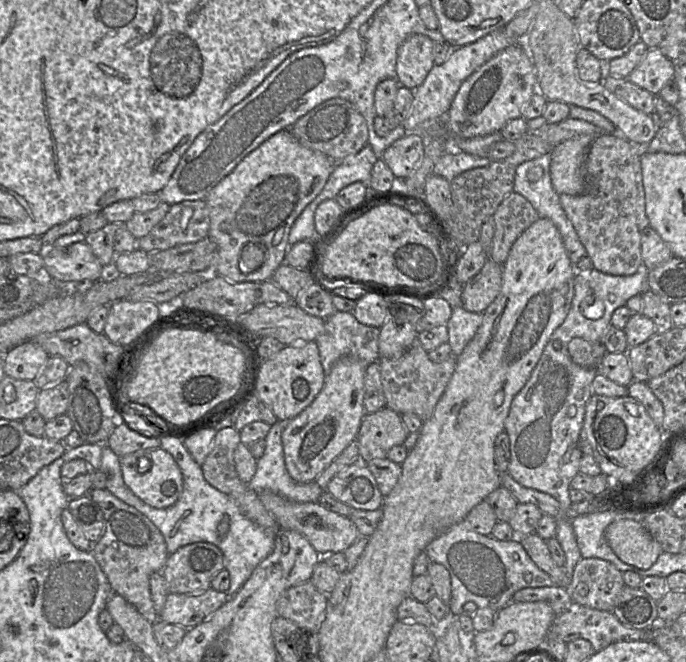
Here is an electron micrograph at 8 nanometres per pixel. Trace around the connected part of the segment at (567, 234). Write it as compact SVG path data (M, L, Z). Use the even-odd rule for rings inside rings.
M551 153L520 164L515 171L513 192L526 198L538 213L539 218L550 219L558 229L568 257L575 267L586 256L586 250L566 216L550 177ZM535 166L543 169L543 176L535 183L527 179L527 173Z

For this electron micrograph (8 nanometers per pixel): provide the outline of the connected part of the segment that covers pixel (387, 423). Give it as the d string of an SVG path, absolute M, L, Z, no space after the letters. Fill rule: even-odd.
M388 407L365 414L356 437L360 462L366 464L373 459L387 458L389 450L403 445L407 435L400 415Z

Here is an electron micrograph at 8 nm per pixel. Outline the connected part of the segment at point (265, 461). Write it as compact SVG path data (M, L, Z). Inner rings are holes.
M277 419L271 425L264 439L264 453L256 461L256 472L248 486L256 493L271 491L293 502L316 503L323 492L316 481L298 483L286 469L281 436L288 422Z

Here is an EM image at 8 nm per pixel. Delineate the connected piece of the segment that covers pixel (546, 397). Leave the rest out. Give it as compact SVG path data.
M645 266L629 276L609 275L595 268L582 272L576 270L574 297L569 313L553 332L525 386L513 398L504 422L511 454L507 473L522 486L547 493L561 505L562 516L554 517L557 520L555 537L565 553L564 568L568 576L572 576L574 568L582 559L569 517L572 505L570 483L580 473L583 455L579 449L580 432L587 403L594 394L592 382L598 374L595 368L576 364L569 354L568 344L575 337L603 342L607 329L612 325L614 311L626 305L633 296L649 290L648 272Z

